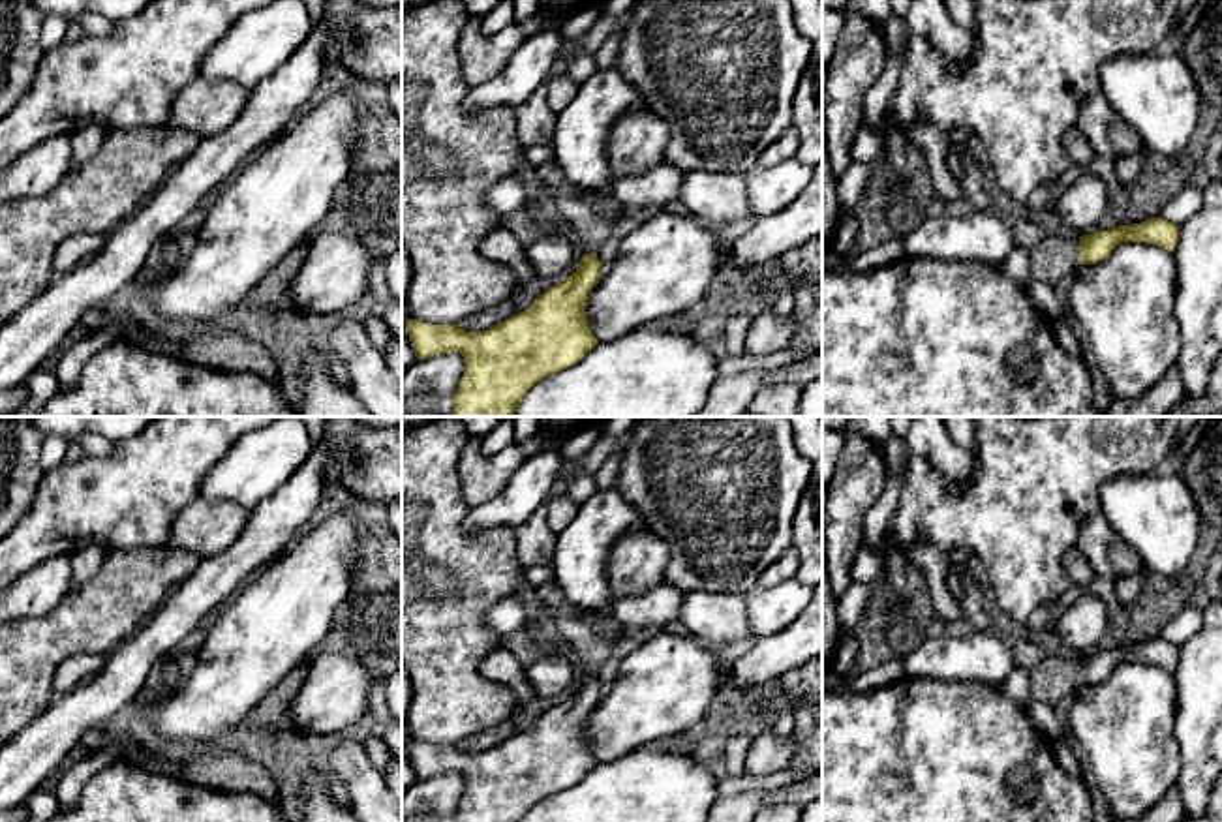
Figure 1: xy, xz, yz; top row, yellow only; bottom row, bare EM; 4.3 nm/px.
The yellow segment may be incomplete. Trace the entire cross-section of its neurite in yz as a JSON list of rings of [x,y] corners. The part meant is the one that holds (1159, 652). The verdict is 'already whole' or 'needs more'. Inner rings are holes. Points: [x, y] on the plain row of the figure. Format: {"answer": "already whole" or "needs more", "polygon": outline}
{"answer": "needs more", "polygon": [[[1158,636],[1083,657],[1044,659],[1029,668],[1032,700],[1057,706],[1064,698],[1074,696],[1079,685],[1094,685],[1107,677],[1121,662],[1147,662],[1173,672],[1179,662],[1179,646]]]}

